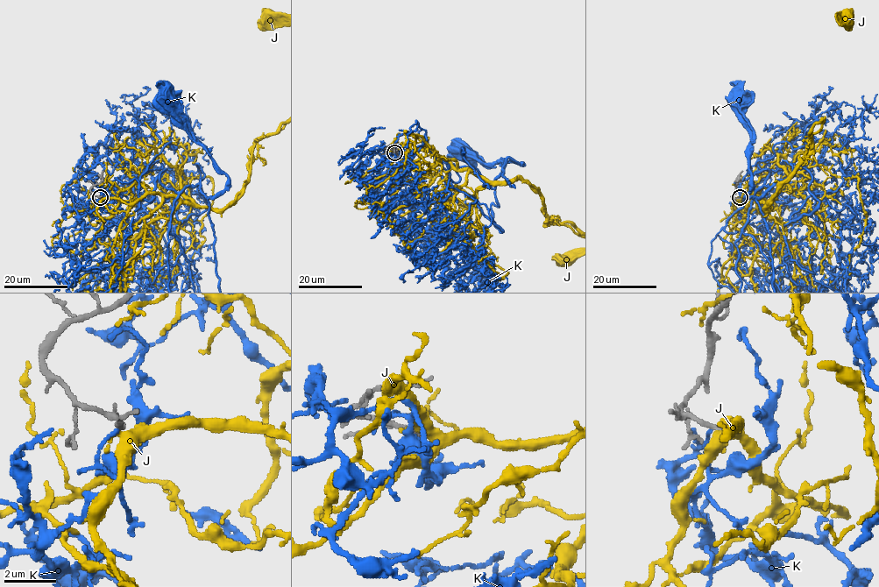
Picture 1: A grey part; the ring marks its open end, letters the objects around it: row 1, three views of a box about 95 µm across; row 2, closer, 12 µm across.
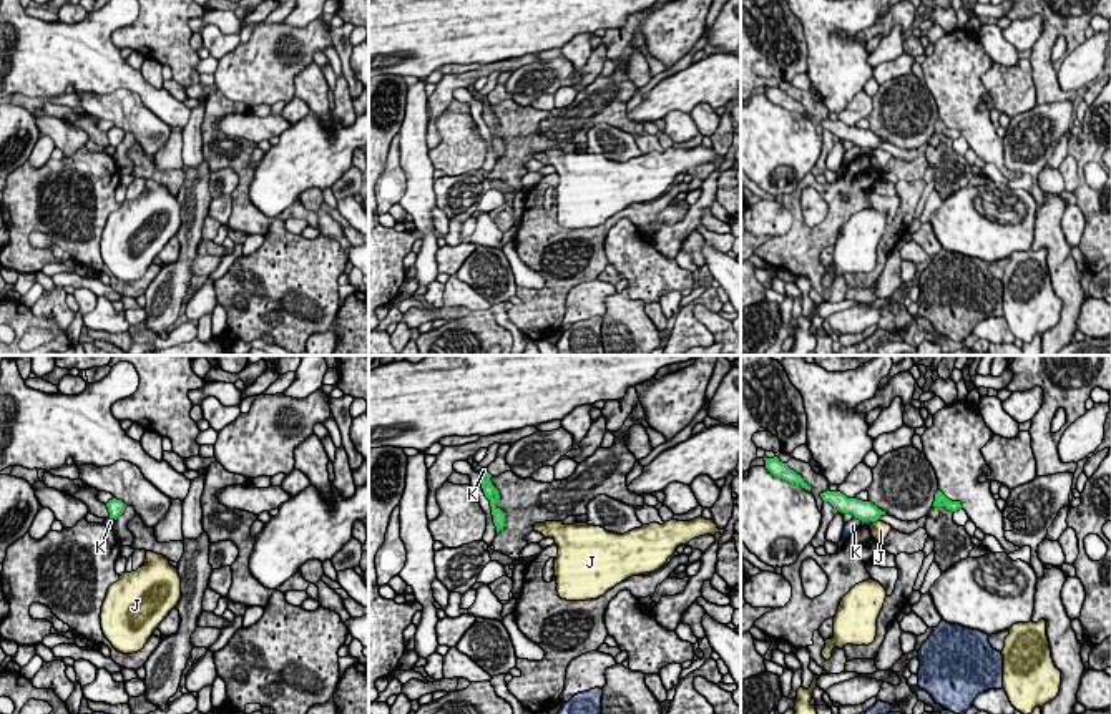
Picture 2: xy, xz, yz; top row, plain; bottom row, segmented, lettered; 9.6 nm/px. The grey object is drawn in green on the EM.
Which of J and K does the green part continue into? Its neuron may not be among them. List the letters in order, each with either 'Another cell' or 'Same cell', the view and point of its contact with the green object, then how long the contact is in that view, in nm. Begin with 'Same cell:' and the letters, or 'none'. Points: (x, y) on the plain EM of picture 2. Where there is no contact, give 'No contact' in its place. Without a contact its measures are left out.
Same cell: none
J: Another cell. Touches green at yz (874, 148). Shared border 50 nm
K: Another cell. Touches green at yz (859, 146). Shared border 90 nm

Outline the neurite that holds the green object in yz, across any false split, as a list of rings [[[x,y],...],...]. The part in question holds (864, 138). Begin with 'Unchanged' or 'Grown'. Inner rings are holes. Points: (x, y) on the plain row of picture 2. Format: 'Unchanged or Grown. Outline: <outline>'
Unchanged. Outline: [[[824,120],[820,121],[824,130],[829,130],[834,136],[837,136],[842,141],[852,141],[859,148],[869,148],[877,149],[880,143],[885,143],[885,139],[879,138],[870,130],[862,130],[857,126],[847,126],[840,120]]]

